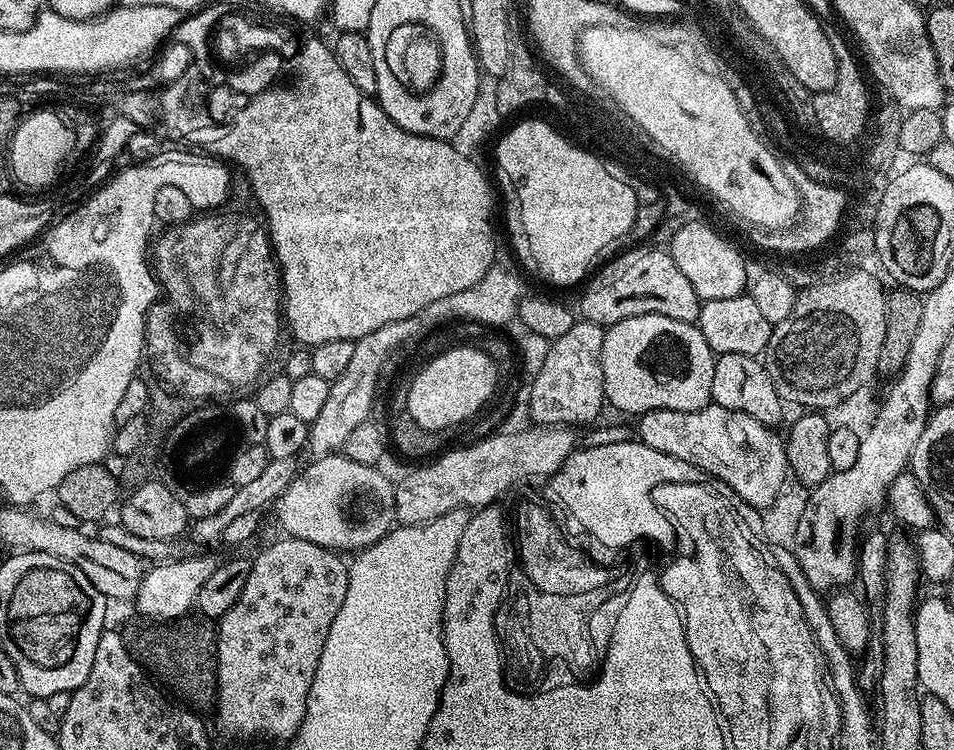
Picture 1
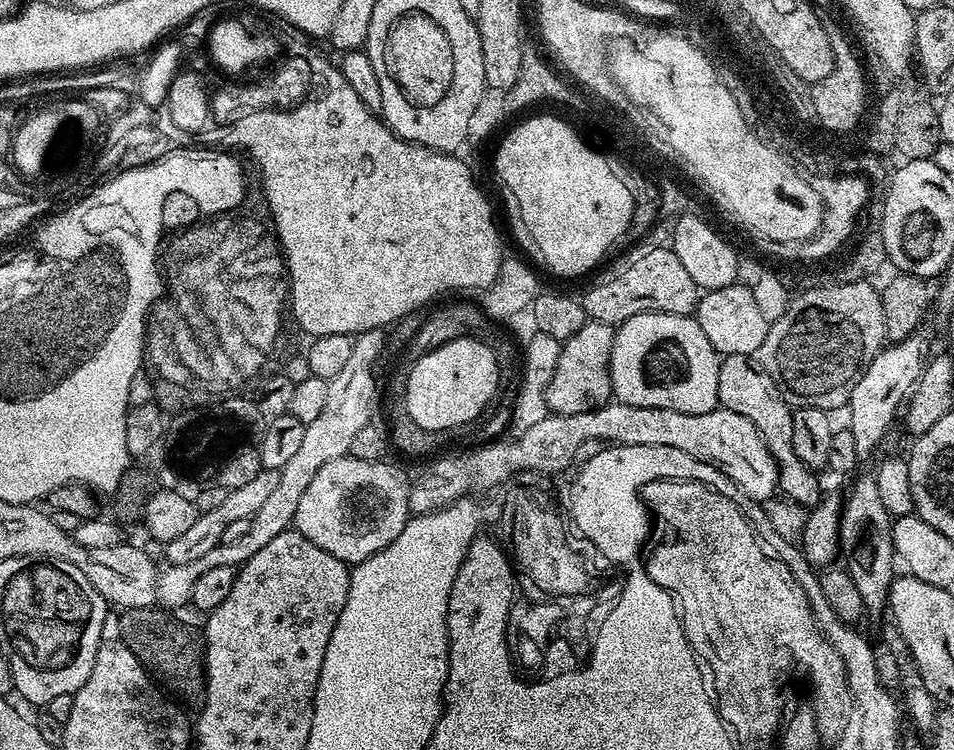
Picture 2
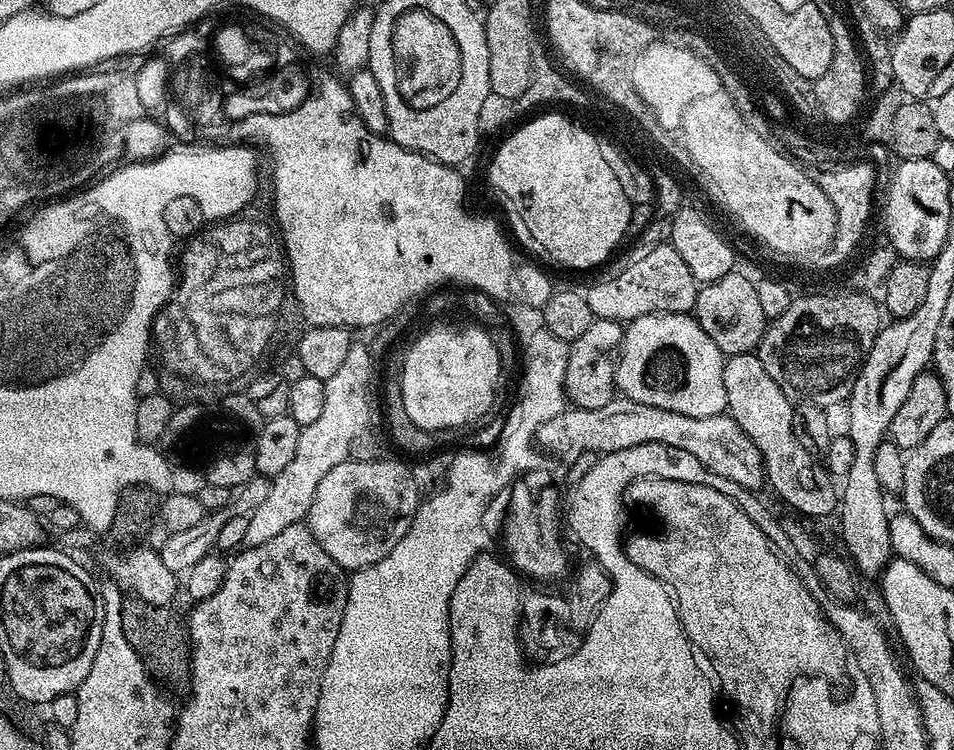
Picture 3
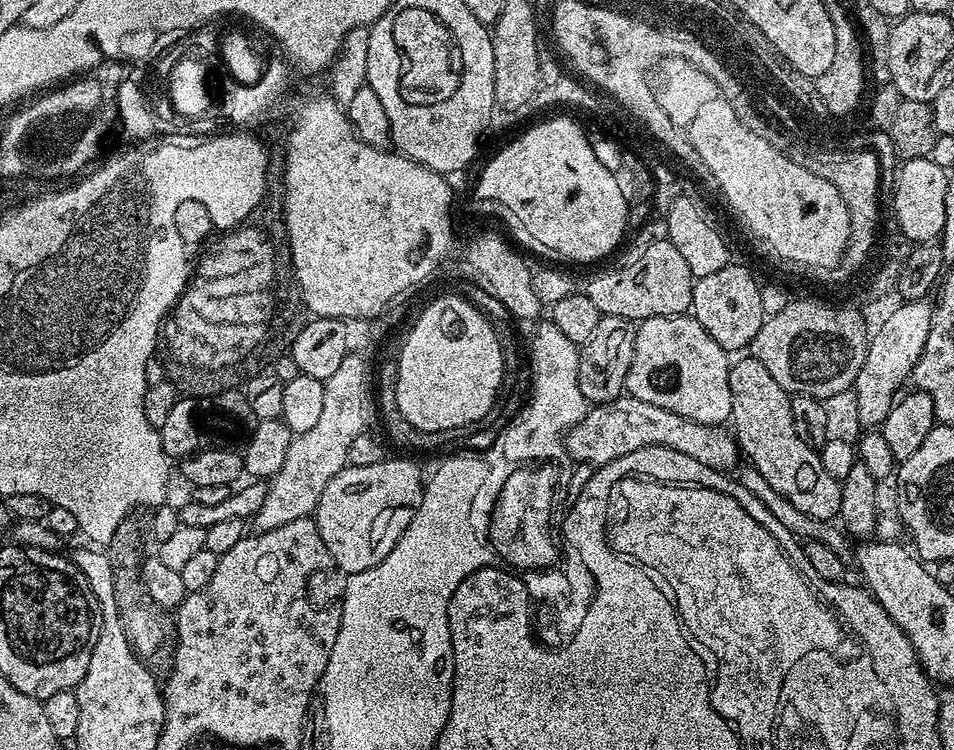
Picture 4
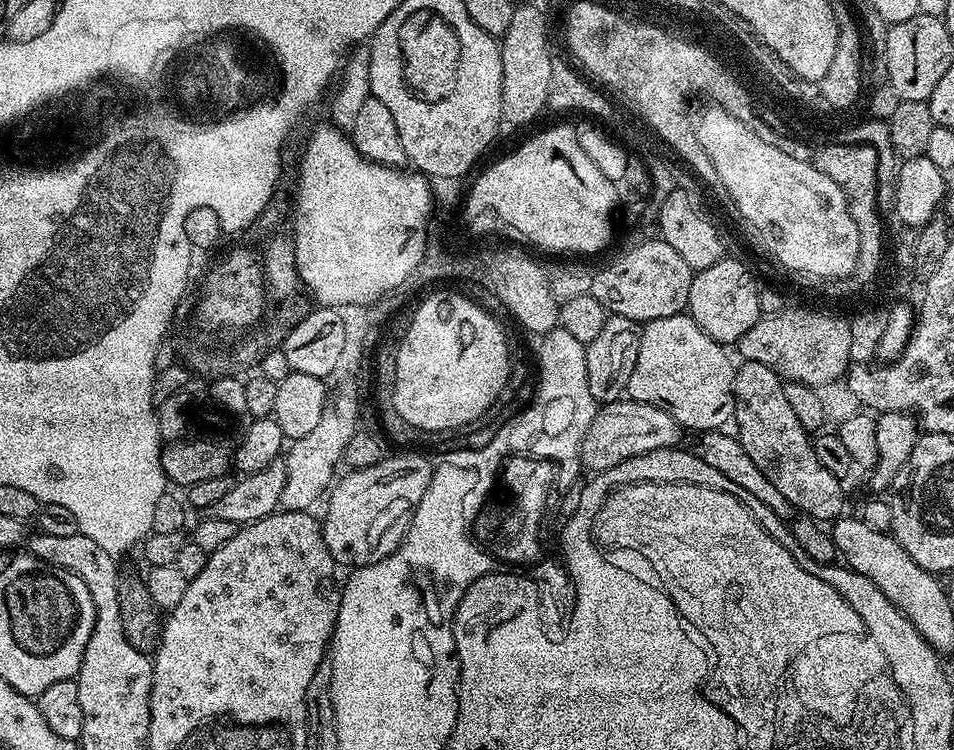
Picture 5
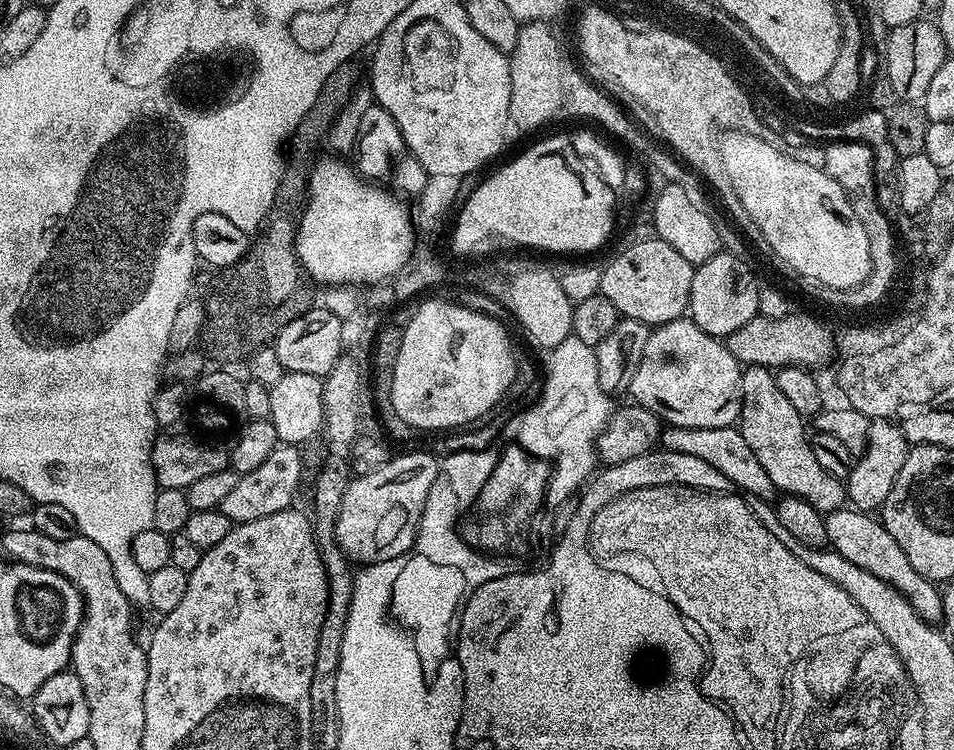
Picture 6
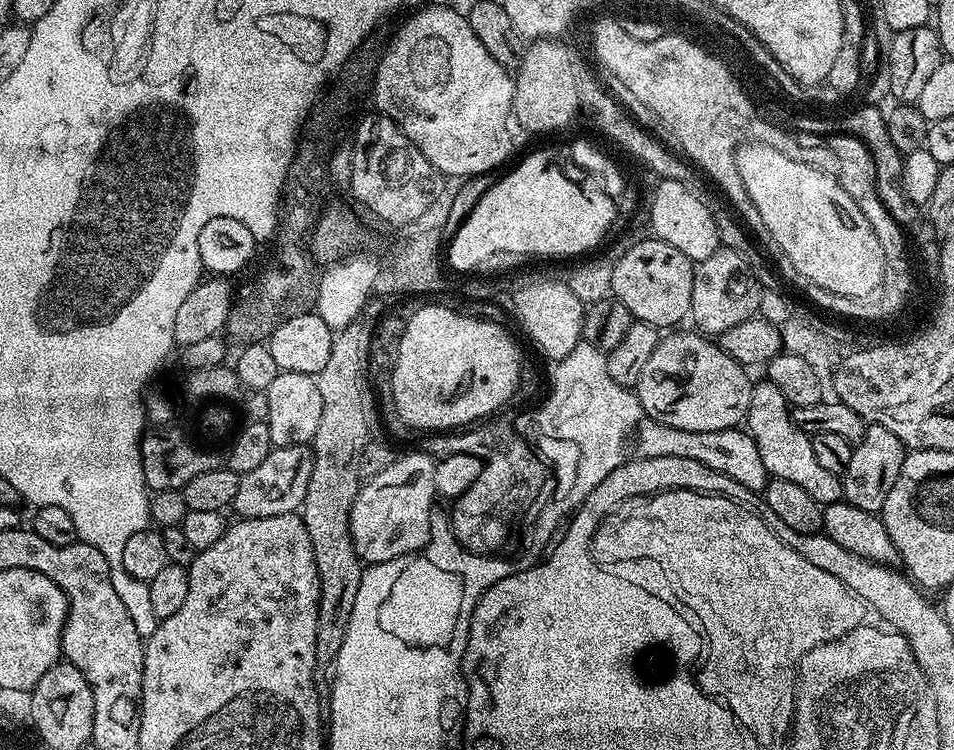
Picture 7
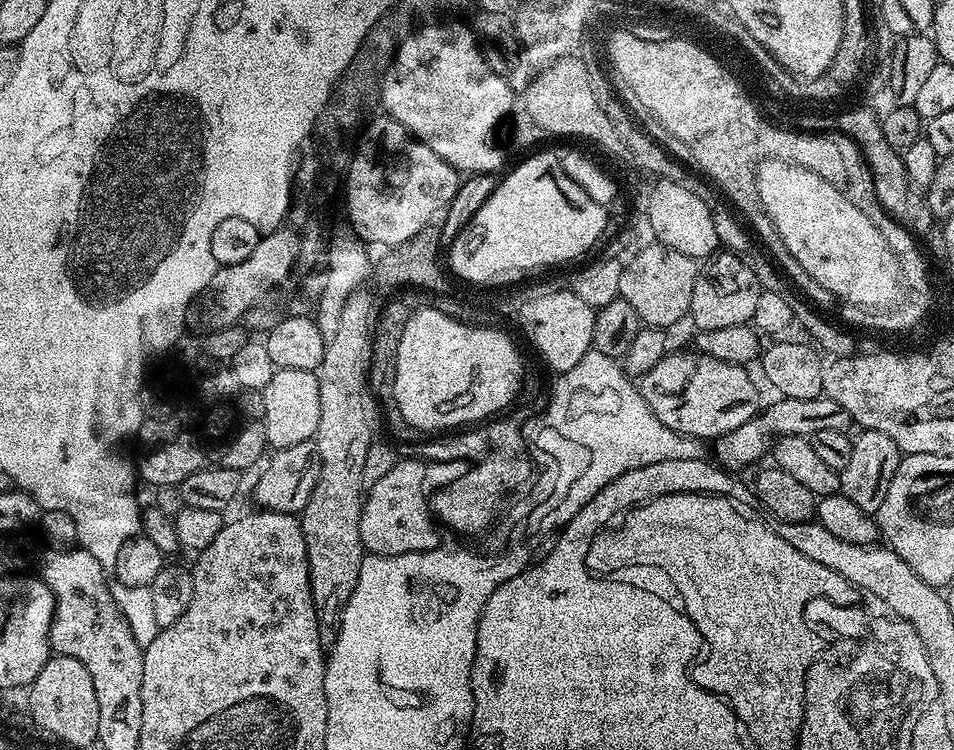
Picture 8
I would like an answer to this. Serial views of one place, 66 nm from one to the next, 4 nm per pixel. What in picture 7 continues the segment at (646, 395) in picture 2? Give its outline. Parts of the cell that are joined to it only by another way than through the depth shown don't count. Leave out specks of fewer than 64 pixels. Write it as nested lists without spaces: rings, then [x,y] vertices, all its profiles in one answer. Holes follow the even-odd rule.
[[[684,330],[673,331],[660,339],[638,378],[634,391],[644,408],[645,417],[656,420],[659,424],[674,426],[678,430],[722,430],[737,427],[748,415],[753,386],[753,381],[748,380],[744,373],[747,372],[745,365],[730,358],[730,354],[723,352],[719,343],[713,342],[707,335],[696,330],[680,331]]]

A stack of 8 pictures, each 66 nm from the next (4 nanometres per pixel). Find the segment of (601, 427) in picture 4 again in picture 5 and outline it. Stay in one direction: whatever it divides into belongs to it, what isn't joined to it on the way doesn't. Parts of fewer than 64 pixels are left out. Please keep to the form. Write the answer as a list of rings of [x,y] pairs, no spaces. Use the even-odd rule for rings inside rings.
[[[621,398],[613,404],[603,405],[590,422],[580,440],[580,463],[585,469],[589,468],[589,473],[605,472],[626,458],[634,458],[650,450],[677,447],[681,443],[680,435],[680,423],[666,410],[631,398]]]

